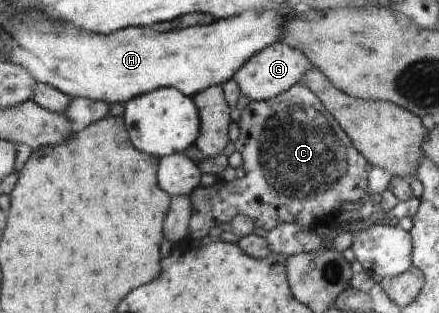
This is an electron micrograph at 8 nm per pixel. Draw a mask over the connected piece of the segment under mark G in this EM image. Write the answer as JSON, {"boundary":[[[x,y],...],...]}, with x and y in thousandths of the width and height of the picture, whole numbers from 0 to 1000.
{"boundary":[[[631,131],[567,185],[535,240],[535,259],[549,304],[572,310],[574,319],[610,319],[688,265],[704,214],[704,185],[692,166]]]}

